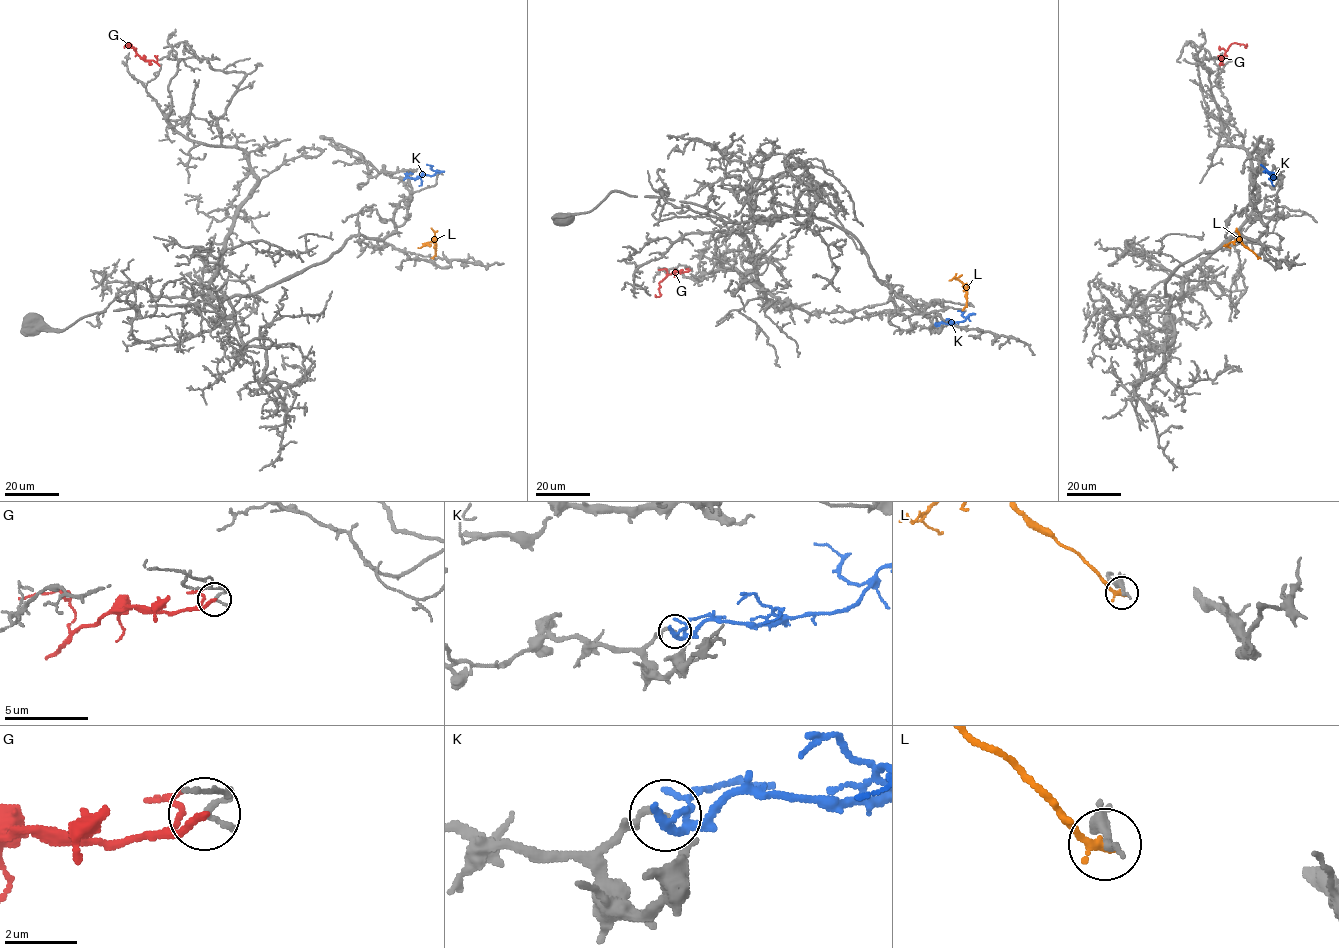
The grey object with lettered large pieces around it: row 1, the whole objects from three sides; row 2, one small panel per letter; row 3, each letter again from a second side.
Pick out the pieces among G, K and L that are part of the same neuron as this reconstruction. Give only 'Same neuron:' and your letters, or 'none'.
Same neuron: none

